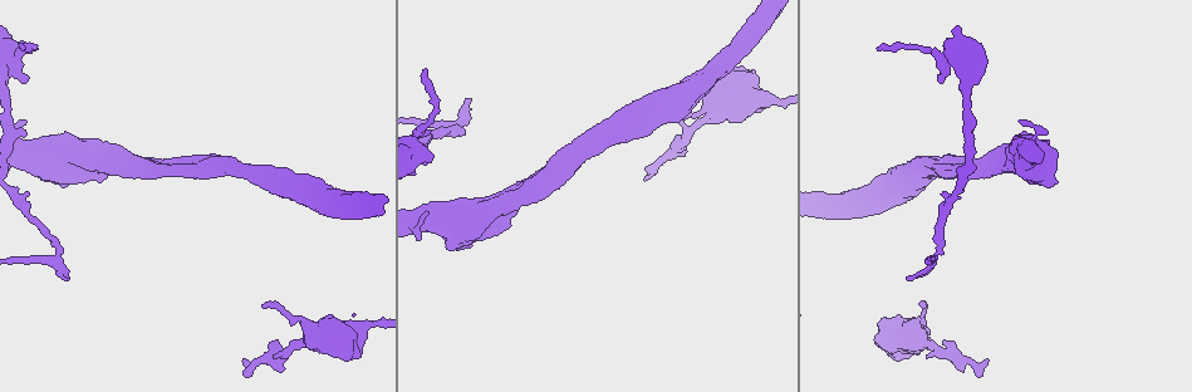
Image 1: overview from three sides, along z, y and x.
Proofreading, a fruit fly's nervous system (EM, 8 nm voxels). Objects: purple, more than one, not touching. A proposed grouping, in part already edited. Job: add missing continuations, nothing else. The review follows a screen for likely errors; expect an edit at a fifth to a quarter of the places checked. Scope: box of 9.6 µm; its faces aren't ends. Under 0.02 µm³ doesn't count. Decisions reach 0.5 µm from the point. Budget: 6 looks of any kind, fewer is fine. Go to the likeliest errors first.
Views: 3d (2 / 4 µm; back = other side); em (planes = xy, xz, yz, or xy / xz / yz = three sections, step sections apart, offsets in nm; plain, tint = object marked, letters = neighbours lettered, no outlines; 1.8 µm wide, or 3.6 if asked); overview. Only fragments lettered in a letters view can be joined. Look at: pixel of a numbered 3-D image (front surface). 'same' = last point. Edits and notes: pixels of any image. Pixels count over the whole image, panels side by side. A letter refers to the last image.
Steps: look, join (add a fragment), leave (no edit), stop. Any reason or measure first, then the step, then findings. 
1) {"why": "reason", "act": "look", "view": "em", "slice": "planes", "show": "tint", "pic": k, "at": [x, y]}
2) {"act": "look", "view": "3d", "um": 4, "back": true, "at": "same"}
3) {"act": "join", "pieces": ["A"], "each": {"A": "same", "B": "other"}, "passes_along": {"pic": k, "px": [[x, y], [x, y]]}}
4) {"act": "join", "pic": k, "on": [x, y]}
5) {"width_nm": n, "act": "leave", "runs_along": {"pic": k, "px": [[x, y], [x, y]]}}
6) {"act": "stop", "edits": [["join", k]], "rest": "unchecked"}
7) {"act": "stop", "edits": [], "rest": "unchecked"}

{"why": "free end", "act": "look", "view": "3d", "um": 4, "back": true, "pic": 1, "at": [242, 360]}

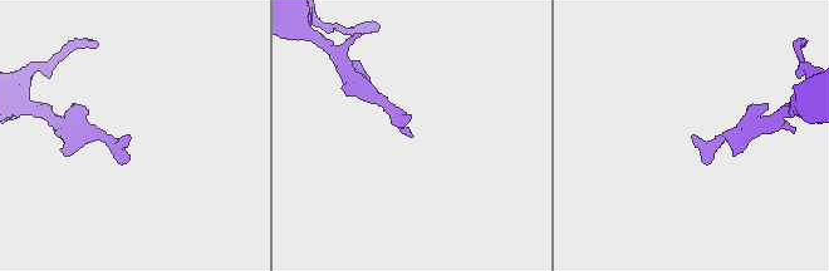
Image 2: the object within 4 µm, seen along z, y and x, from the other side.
{"why": "now the EM", "act": "look", "view": "em", "slice": "planes", "show": "letters", "pic": 2, "at": [409, 135]}

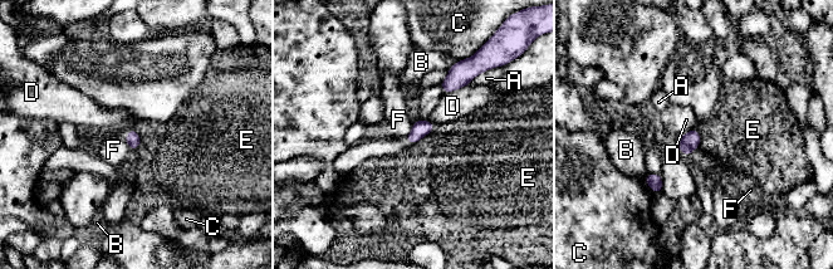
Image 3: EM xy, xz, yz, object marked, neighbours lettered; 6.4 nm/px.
{"longest_contact_nm": ["E", 200], "act": "leave", "each": {"A": "other", "B": "other", "C": "other", "D": "other", "E": "other", "F": "other"}, "border": {"pic": 3, "px": [[435, 126], [410, 145]]}, "found": "none of them fits"}

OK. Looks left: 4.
{"why": "branch stops here", "act": "look", "view": "em", "slice": "planes", "show": "letters", "pic": 1, "at": [937, 81]}

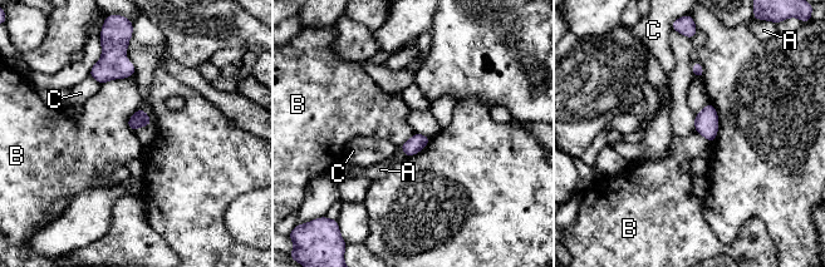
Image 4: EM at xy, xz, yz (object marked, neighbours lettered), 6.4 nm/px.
{"width_nm": 110, "longest_contact_nm": ["B", 220], "act": "leave", "each": {"A": "other", "B": "other", "C": "other"}, "found": "none of them fits"}

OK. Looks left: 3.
{"why": "branch stops here", "act": "look", "view": "em", "slice": "xy", "step": 4, "show": "tint", "pic": 1, "at": [426, 210]}

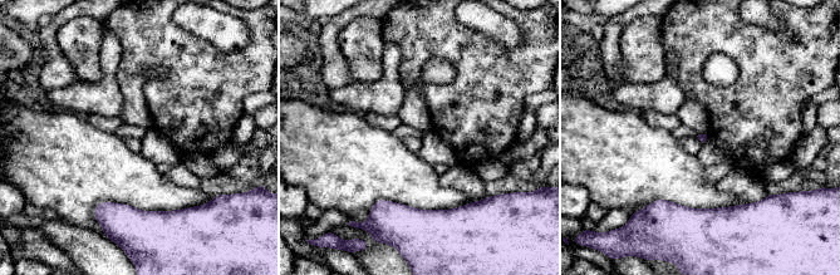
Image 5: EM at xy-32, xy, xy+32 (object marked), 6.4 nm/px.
{"act": "look", "view": "em", "slice": "planes", "show": "letters", "at": "same"}

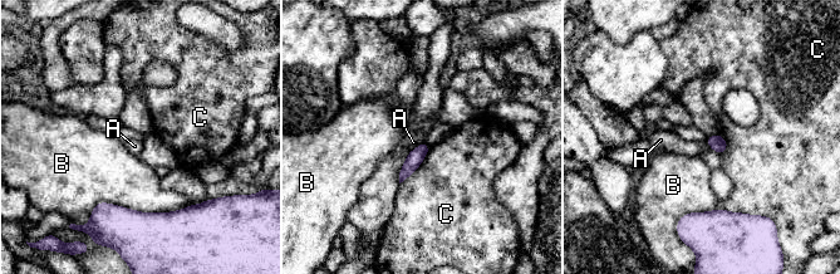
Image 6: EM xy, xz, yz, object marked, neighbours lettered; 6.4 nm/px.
{"longest_contact_nm": ["B", 700], "act": "leave", "each": {"A": "other", "B": "other", "C": "other"}, "border": {"pic": 6, "px": [[420, 142], [412, 150]]}, "found": "no lettered fragment goes on from it"}

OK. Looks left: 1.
{"act": "stop", "edits": [], "rest": "unchecked"}

